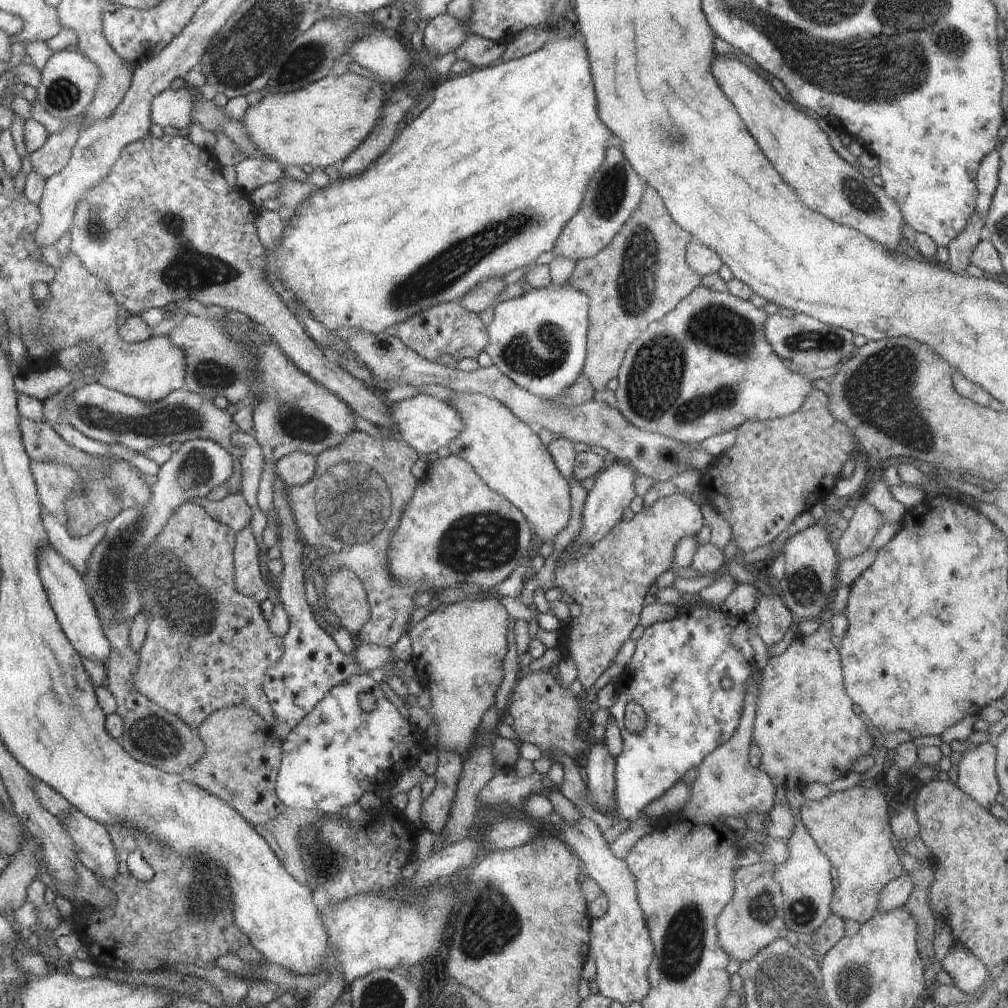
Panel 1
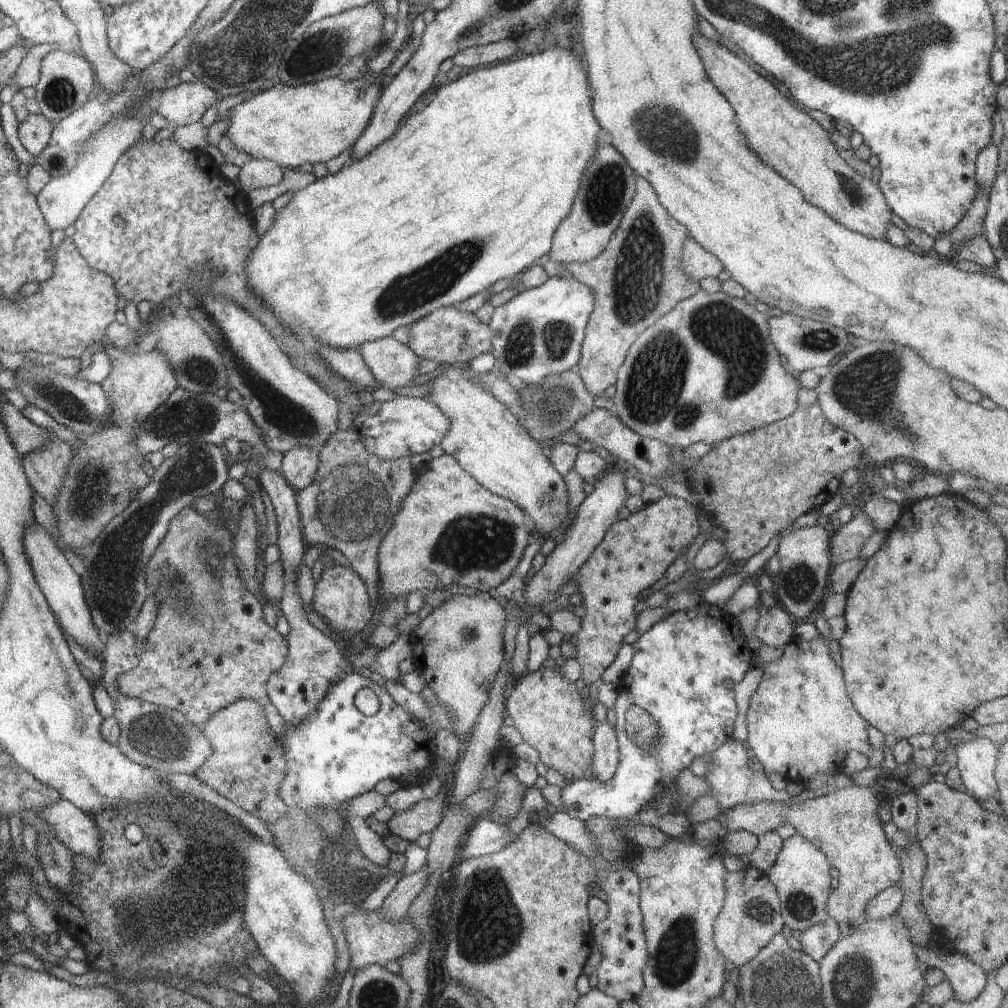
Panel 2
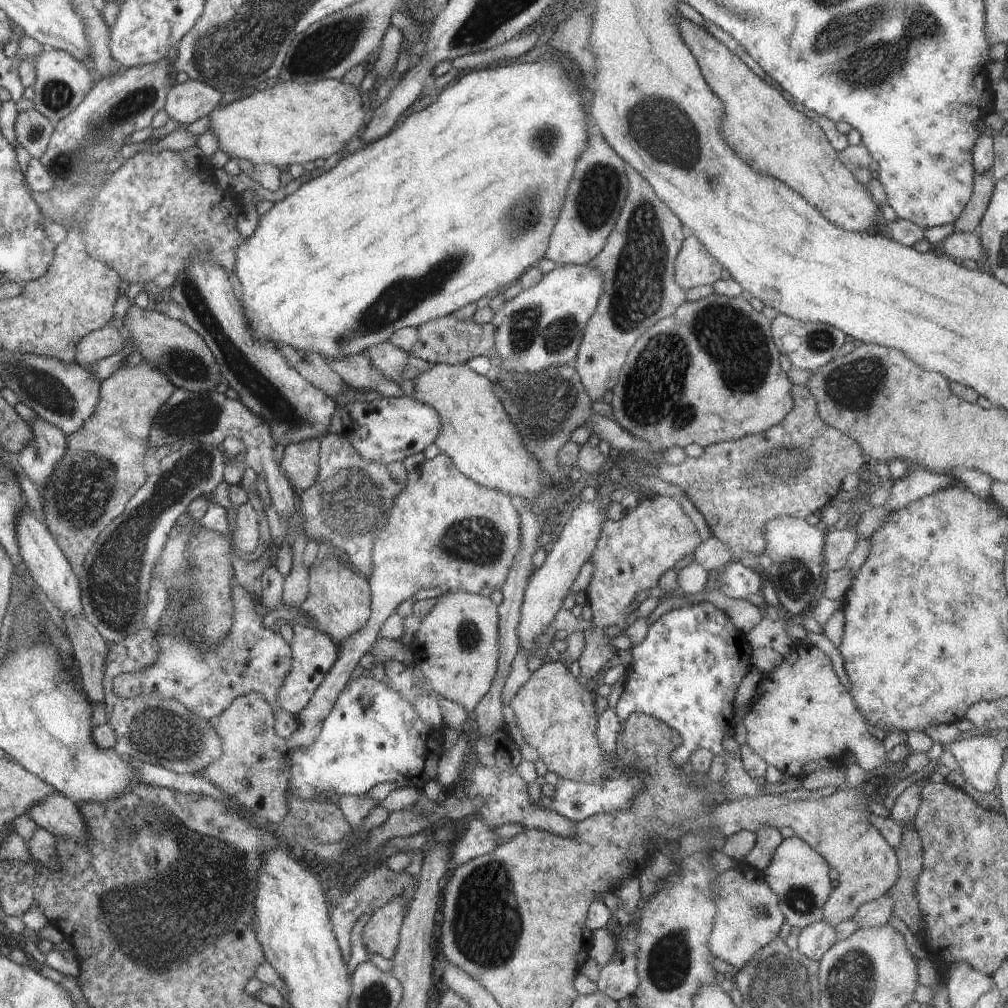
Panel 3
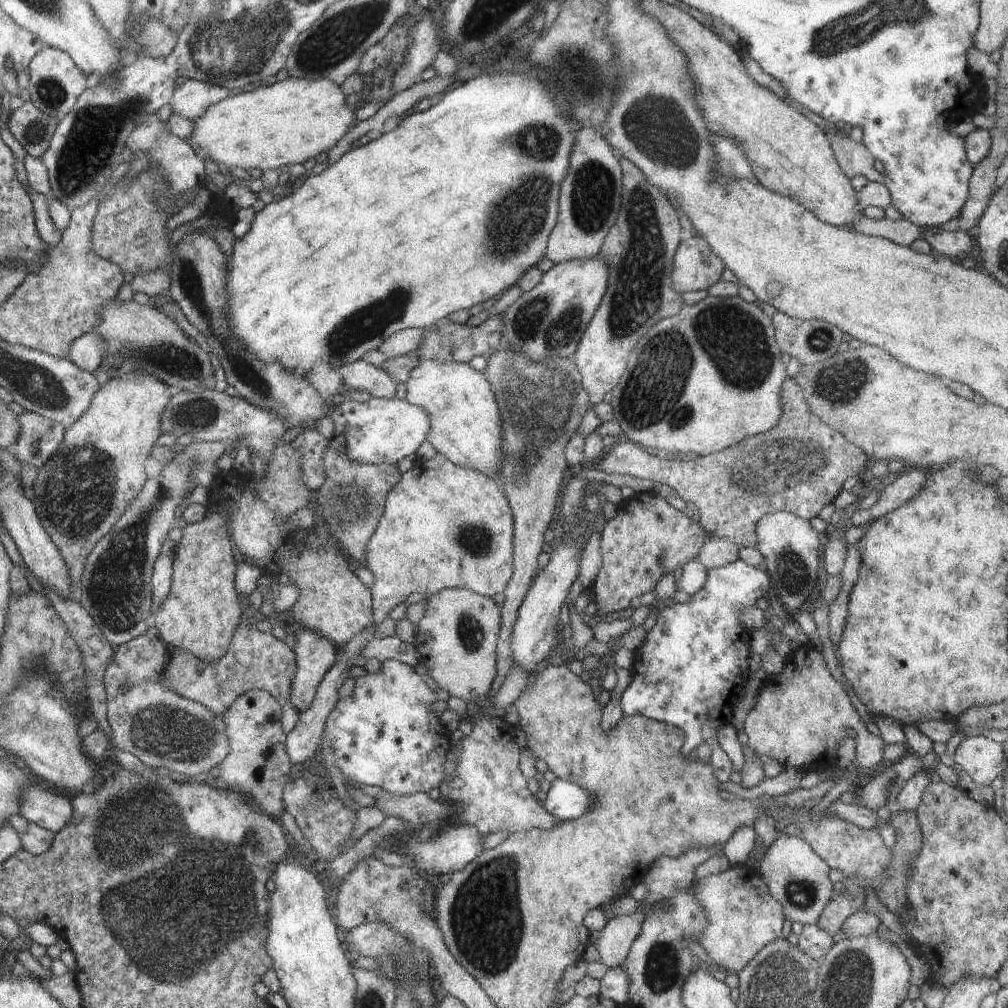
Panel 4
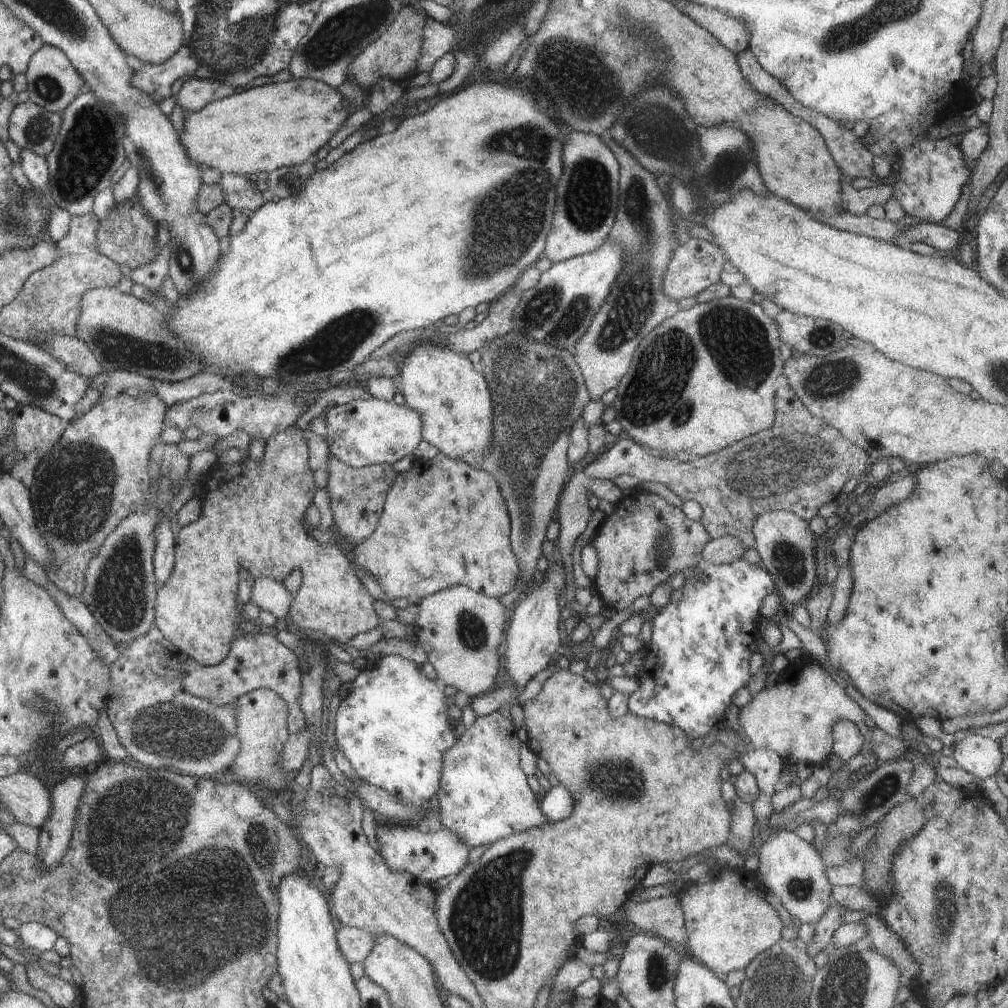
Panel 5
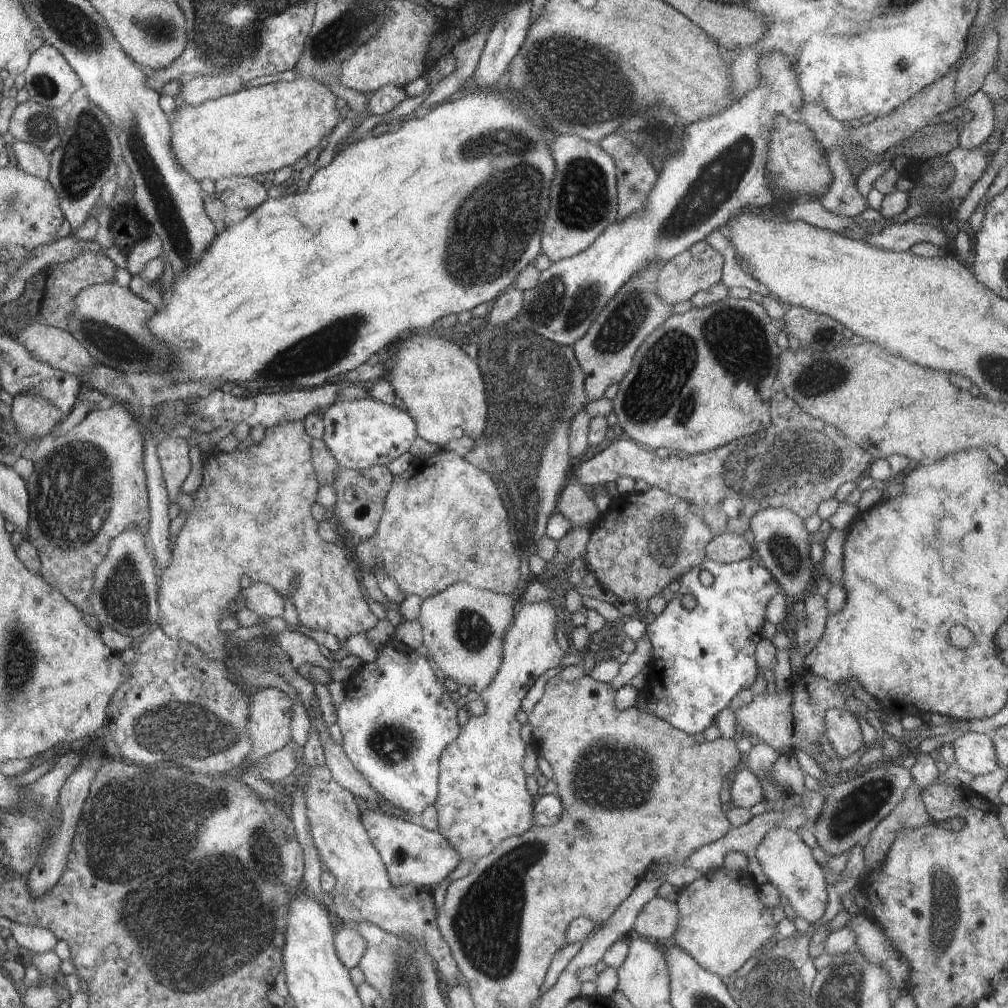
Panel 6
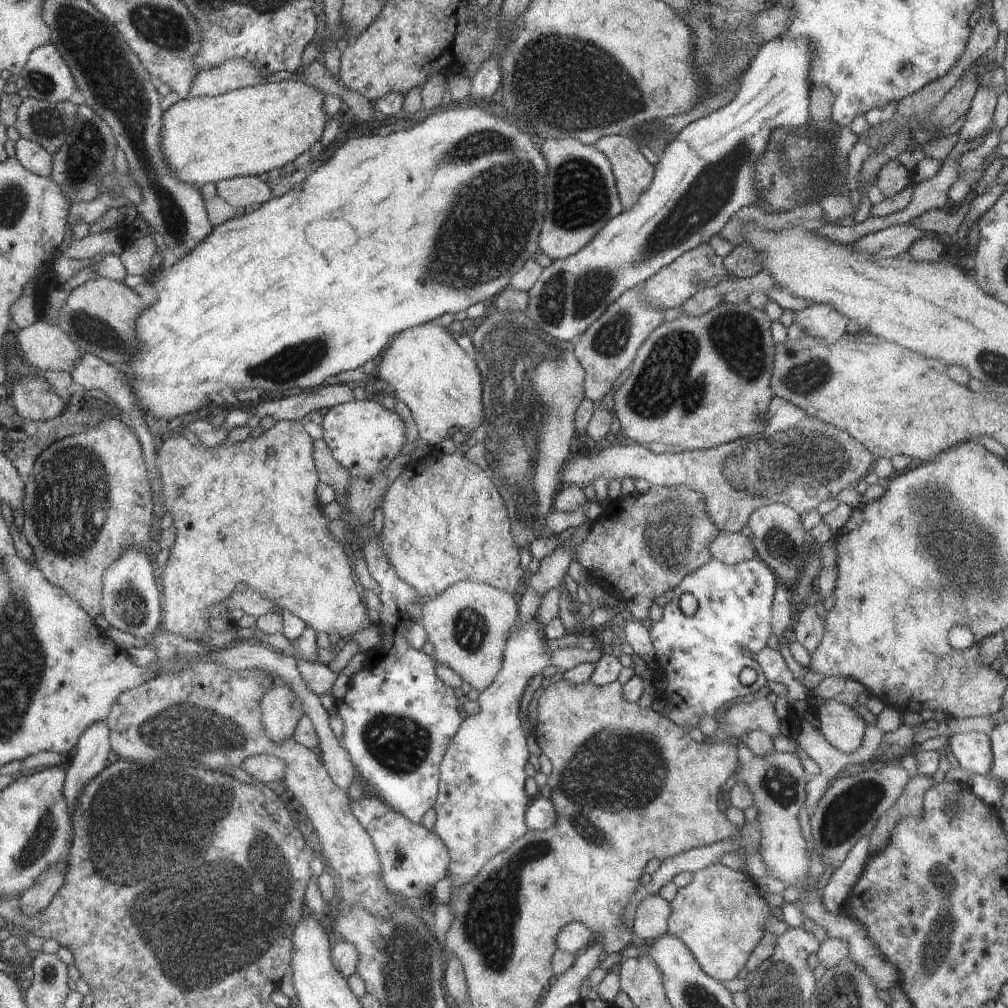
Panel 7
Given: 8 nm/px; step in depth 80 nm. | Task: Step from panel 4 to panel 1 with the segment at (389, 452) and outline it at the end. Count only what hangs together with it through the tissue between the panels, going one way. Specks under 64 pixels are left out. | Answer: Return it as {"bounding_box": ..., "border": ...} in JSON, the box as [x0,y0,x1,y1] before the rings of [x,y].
{"bounding_box":[377,394,464,456],"border":[[[420,394],[413,398],[402,400],[388,410],[390,426],[379,426],[377,440],[398,440],[414,448],[419,456],[437,452],[440,448],[454,442],[458,434],[464,430],[464,424],[458,412],[448,404],[430,394]]]}

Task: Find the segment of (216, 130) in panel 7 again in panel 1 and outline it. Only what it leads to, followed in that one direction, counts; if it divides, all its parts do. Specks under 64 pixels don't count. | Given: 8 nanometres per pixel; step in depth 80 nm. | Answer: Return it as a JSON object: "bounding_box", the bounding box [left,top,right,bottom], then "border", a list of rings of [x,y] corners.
{"bounding_box":[241,72,385,170],"border":[[[352,72],[343,76],[331,73],[321,80],[288,94],[266,94],[258,104],[249,105],[246,108],[246,114],[241,120],[256,150],[260,150],[269,158],[274,158],[274,161],[282,164],[284,168],[287,166],[302,168],[306,164],[311,164],[315,169],[324,170],[328,166],[339,165],[358,146],[362,146],[364,138],[368,138],[378,126],[385,100],[384,90],[378,80],[370,80]]]}

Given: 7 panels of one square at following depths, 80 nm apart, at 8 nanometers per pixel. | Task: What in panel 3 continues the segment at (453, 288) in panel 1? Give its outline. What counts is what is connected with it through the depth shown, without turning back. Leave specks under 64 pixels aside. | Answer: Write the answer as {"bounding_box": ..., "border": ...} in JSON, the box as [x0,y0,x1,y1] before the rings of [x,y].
{"bounding_box":[235,55,588,361],"border":[[[552,55],[552,58],[535,63],[525,64],[512,64],[507,66],[499,66],[496,69],[484,69],[478,71],[471,71],[464,77],[460,78],[455,85],[448,84],[445,90],[441,92],[437,102],[430,104],[423,111],[413,112],[409,114],[407,119],[400,123],[398,122],[395,127],[390,130],[387,135],[384,135],[378,140],[365,144],[357,151],[348,153],[343,159],[341,159],[336,166],[331,168],[328,172],[316,178],[311,178],[308,182],[304,182],[299,188],[292,194],[286,195],[285,198],[277,203],[274,203],[270,210],[267,210],[263,215],[259,216],[259,222],[256,230],[243,242],[237,250],[235,275],[239,285],[243,288],[242,300],[240,300],[243,315],[248,323],[249,329],[253,333],[253,337],[259,340],[270,340],[276,344],[276,348],[281,351],[280,346],[288,345],[292,346],[300,357],[308,358],[312,354],[316,353],[323,356],[328,361],[338,360],[341,358],[348,358],[354,355],[363,353],[364,350],[368,350],[371,346],[388,341],[393,332],[404,327],[418,328],[420,325],[425,325],[427,322],[434,319],[445,317],[446,315],[452,315],[452,312],[456,312],[459,308],[465,307],[469,304],[475,304],[482,296],[490,294],[493,290],[496,291],[510,291],[510,288],[516,285],[519,278],[529,269],[537,264],[537,261],[545,258],[546,249],[549,245],[549,238],[553,231],[553,226],[558,220],[561,213],[563,202],[565,201],[566,191],[568,184],[570,184],[570,178],[574,174],[574,162],[578,158],[578,154],[586,148],[586,132],[588,132],[588,126],[586,126],[586,114],[582,110],[582,104],[580,104],[580,96],[576,96],[576,88],[570,86],[566,82],[566,72],[554,64],[558,64],[560,57]]]}

